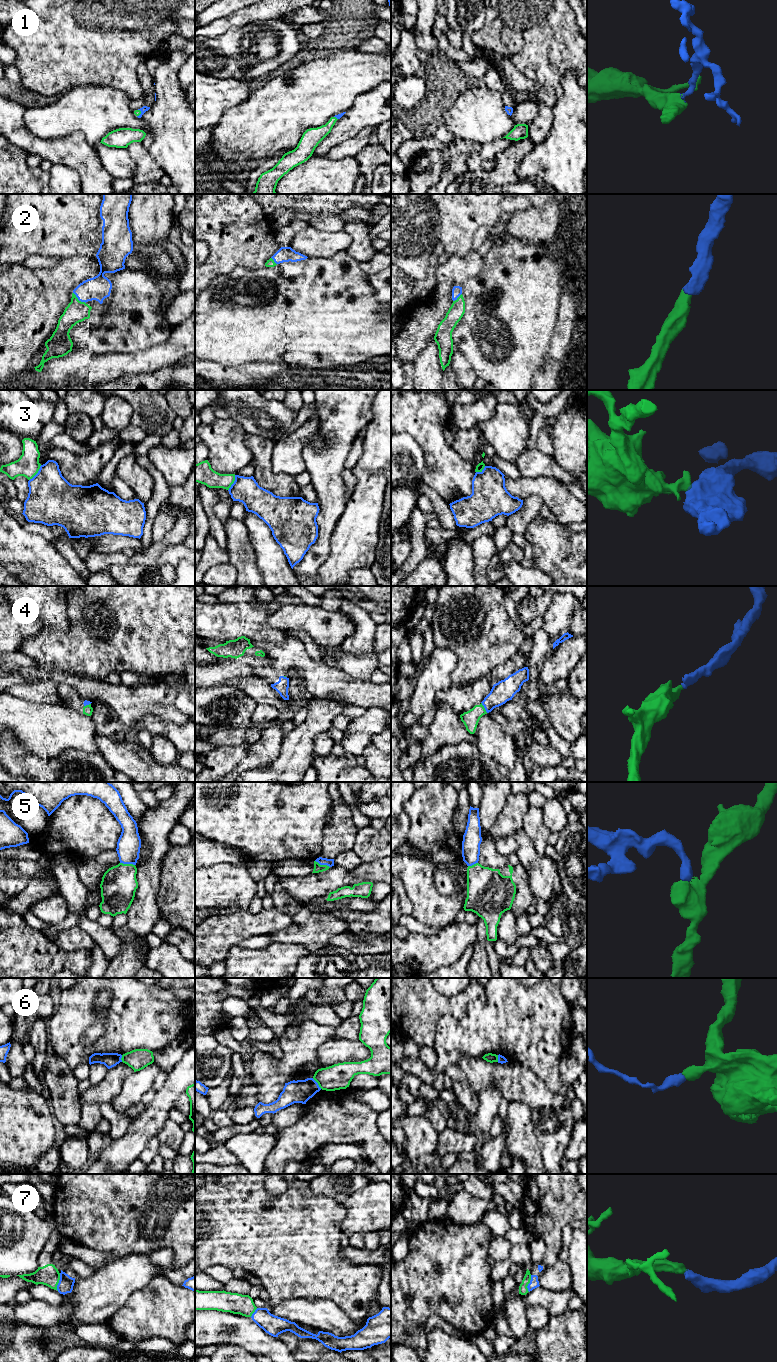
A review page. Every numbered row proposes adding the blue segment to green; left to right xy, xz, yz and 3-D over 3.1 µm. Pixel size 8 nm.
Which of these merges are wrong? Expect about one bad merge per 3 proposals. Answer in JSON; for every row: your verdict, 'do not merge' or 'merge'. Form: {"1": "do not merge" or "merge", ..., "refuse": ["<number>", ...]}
{"1": "merge", "2": "merge", "3": "do not merge", "4": "merge", "5": "do not merge", "6": "do not merge", "7": "merge", "refuse": ["3", "5", "6"]}

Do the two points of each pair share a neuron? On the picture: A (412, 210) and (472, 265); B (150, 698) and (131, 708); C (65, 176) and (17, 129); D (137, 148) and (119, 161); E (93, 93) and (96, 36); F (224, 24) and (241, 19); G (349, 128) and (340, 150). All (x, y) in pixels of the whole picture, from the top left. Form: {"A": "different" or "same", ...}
{"A": "different", "B": "same", "C": "different", "D": "different", "E": "different", "F": "same", "G": "different"}

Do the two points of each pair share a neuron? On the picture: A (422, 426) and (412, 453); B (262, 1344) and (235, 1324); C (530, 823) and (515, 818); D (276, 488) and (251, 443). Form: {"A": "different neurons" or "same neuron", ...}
{"A": "different neurons", "B": "same neuron", "C": "different neurons", "D": "same neuron"}

